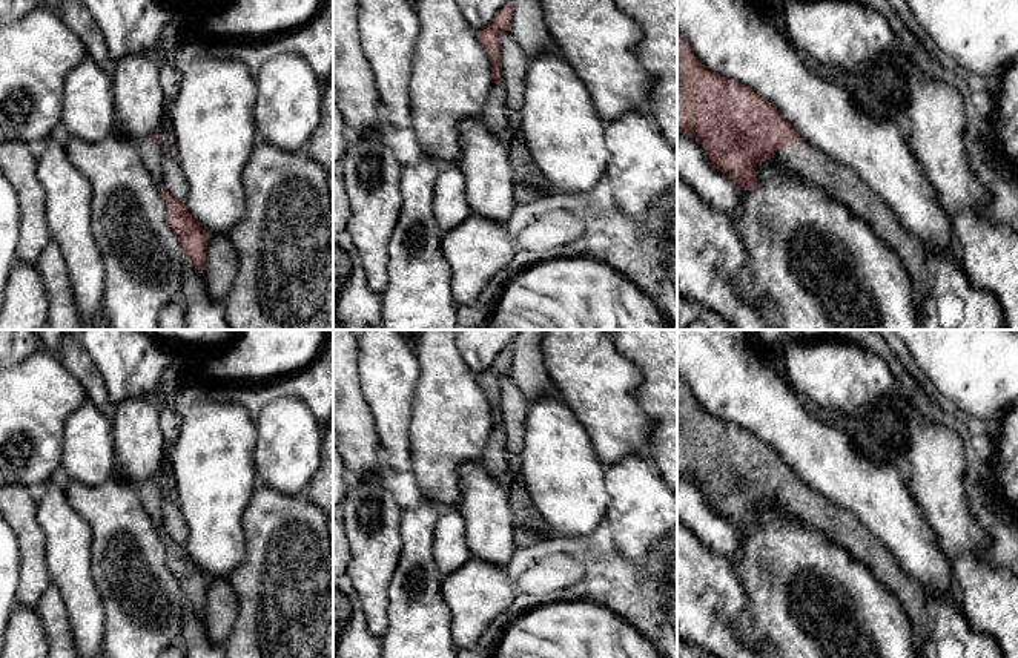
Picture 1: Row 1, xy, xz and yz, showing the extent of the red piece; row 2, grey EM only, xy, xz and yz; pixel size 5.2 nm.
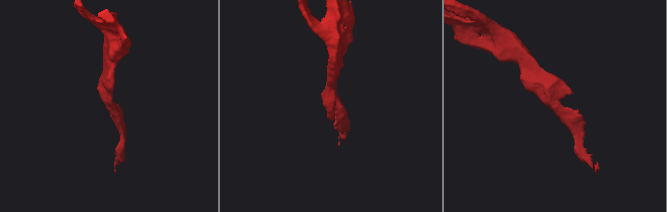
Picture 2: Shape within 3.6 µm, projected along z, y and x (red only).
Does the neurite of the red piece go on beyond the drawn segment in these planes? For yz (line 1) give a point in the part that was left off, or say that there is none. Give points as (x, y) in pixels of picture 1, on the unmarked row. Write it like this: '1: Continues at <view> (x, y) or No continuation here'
1: Continues at yz (816, 511)

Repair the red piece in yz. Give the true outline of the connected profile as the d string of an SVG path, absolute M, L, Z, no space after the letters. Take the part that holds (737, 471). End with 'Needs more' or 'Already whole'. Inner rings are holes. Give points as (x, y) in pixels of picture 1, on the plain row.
M677 374L677 475L696 482L714 512L740 534L755 528L759 505L775 502L869 569L901 603L917 658L927 641L923 586L911 578L858 518L806 486L763 440L708 414Z. Needs more

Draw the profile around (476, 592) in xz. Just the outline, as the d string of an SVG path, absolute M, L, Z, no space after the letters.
M473 557L454 572L447 574L439 587L441 597L451 614L451 638L458 650L473 647L487 627L513 606L510 577L499 566Z

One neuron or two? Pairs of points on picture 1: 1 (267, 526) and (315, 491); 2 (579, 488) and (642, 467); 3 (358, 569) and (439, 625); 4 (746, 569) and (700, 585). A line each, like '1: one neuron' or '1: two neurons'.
1: two neurons
2: two neurons
3: two neurons
4: two neurons

